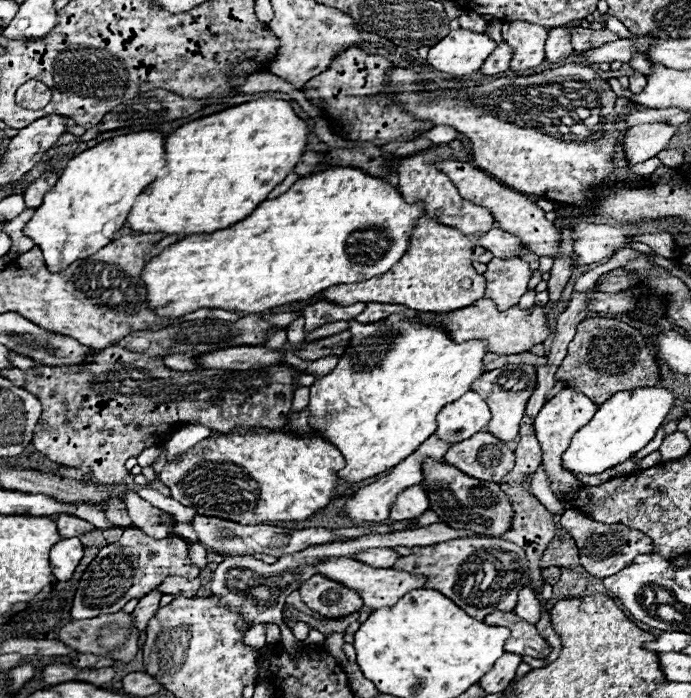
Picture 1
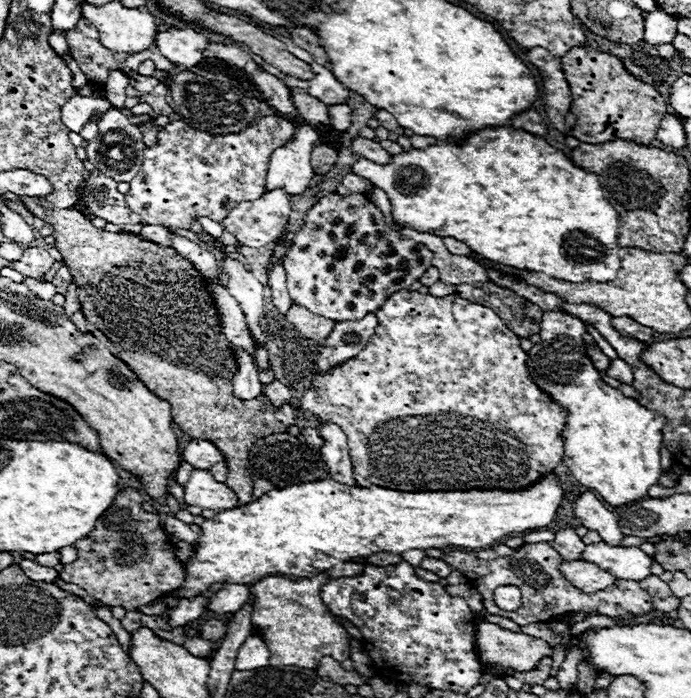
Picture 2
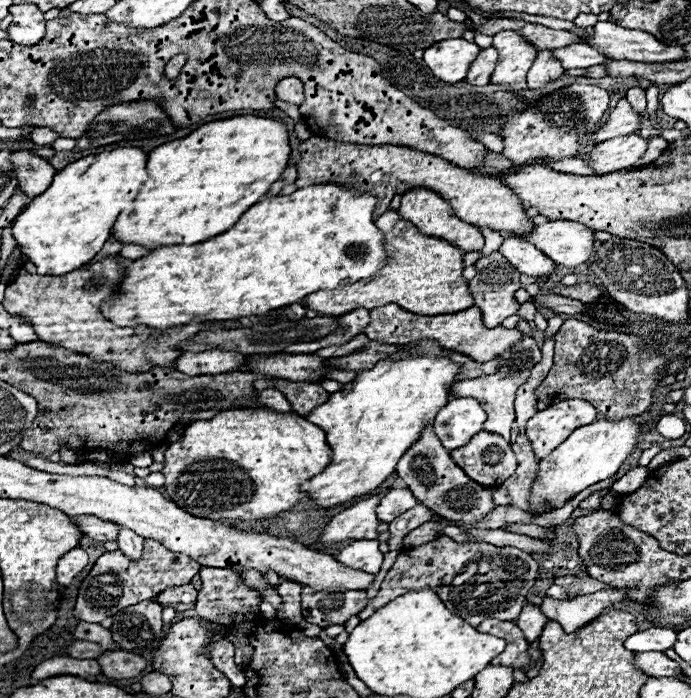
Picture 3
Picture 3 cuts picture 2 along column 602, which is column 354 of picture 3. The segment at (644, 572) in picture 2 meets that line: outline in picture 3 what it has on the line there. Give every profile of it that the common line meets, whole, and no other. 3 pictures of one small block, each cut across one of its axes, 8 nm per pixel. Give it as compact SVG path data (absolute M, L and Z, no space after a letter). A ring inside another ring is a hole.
M358 540L358 542L348 544L336 556L336 560L340 564L344 564L346 568L376 574L380 570L380 566L382 566L384 554L378 550L378 540Z

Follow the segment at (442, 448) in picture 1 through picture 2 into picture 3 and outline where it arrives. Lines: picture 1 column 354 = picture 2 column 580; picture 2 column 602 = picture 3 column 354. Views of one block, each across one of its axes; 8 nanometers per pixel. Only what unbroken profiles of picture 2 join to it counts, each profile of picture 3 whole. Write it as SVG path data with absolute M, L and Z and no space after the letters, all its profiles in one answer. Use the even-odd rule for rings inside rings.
M386 490L362 498L358 502L354 502L352 506L348 506L346 510L342 510L340 514L336 514L324 528L324 532L320 534L318 542L322 544L322 548L318 548L320 552L338 554L338 548L334 548L340 542L346 540L370 540L376 538L376 528L378 528L378 518L376 518L376 506L380 496L384 496Z

